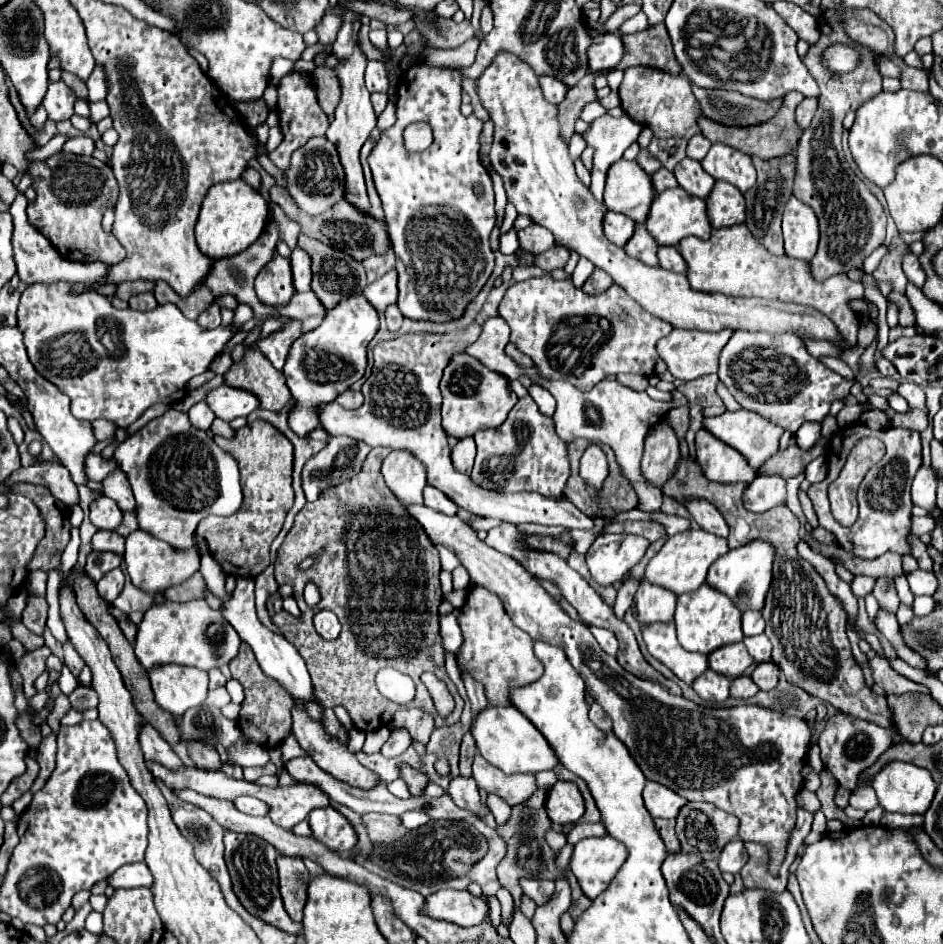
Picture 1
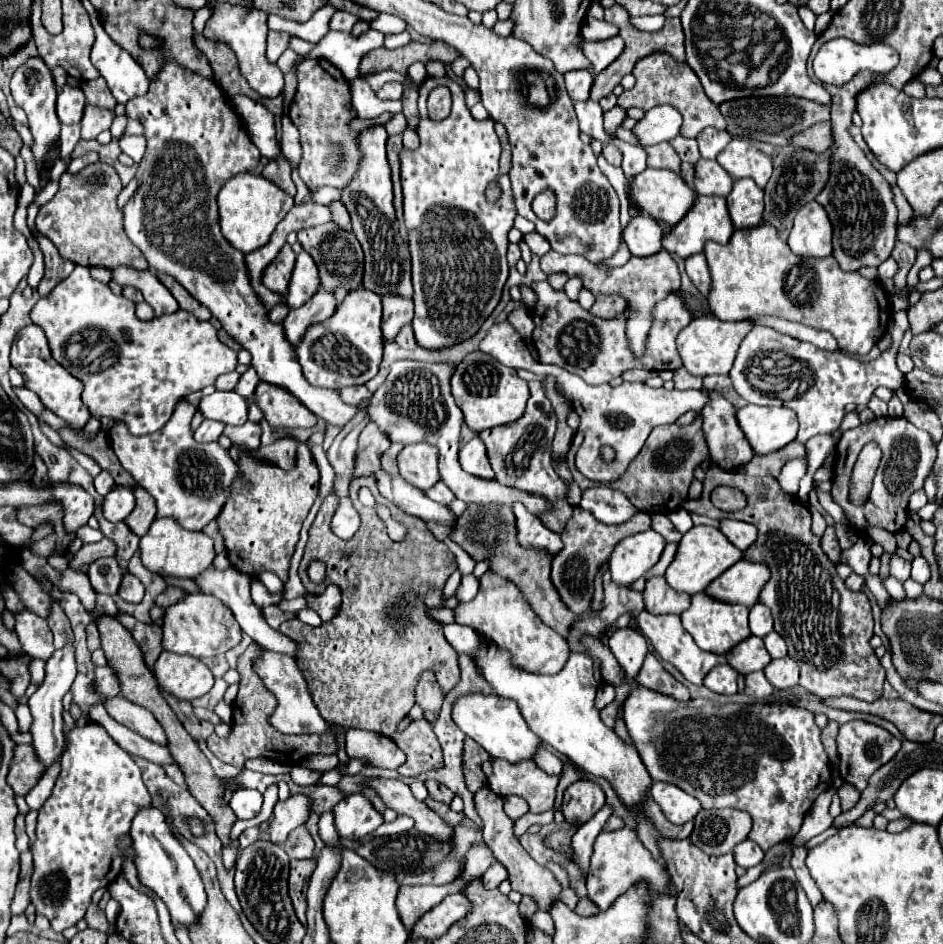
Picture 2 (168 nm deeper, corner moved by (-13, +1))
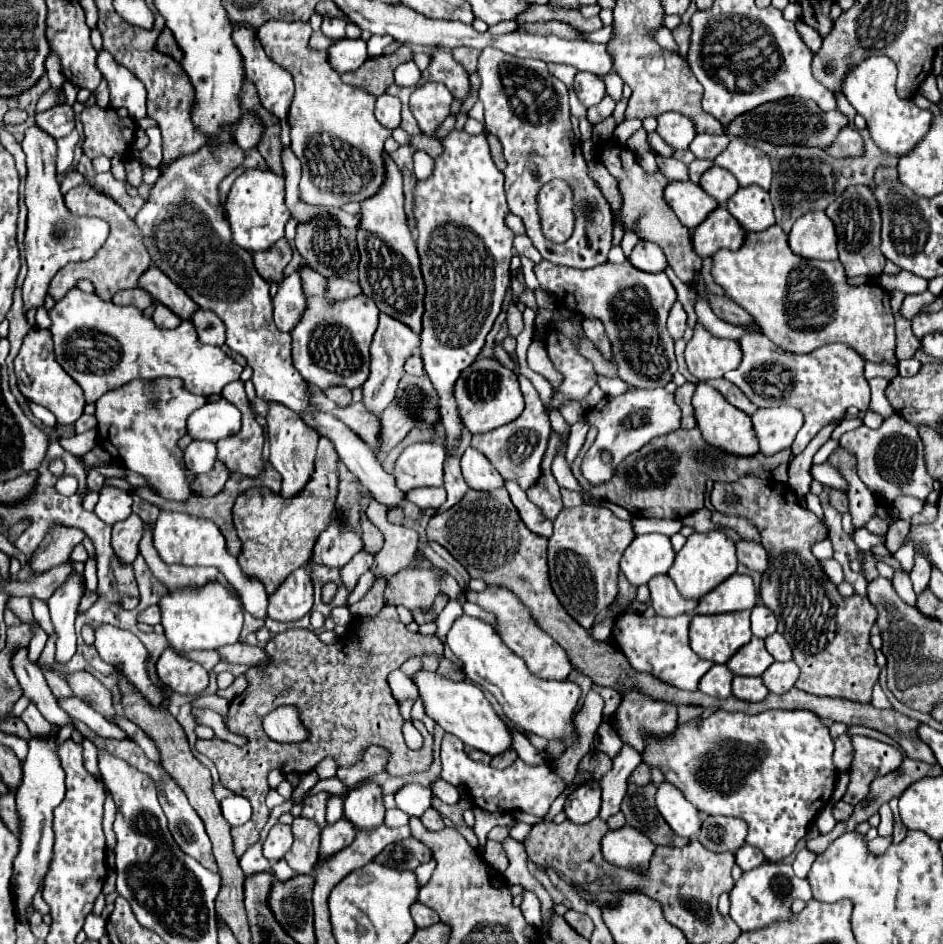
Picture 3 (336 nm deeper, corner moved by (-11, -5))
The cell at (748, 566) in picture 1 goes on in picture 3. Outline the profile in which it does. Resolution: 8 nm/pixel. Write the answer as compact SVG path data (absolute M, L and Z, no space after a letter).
M732 575L732 579L726 579L716 587L716 591L704 595L694 615L716 615L716 613L730 613L730 611L742 611L752 609L758 601L754 581L750 575Z

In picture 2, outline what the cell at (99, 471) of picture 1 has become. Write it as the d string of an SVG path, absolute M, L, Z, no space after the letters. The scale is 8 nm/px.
M102 469L102 471L94 477L94 487L96 487L96 491L98 491L102 497L112 489L112 485L114 485L114 479L112 479L112 475L110 475L106 469Z

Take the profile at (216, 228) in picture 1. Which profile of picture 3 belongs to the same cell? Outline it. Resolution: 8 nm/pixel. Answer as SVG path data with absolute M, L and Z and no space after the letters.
M248 169L232 185L226 201L226 217L232 229L232 239L246 251L264 251L284 237L284 225L290 211L284 203L284 177L272 171Z

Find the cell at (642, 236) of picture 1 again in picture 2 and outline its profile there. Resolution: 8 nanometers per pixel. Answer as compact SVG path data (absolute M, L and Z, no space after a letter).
M660 249L658 253L654 253L650 257L630 257L630 261L624 267L616 267L616 269L602 269L594 263L588 263L580 255L560 255L560 253L548 251L540 259L540 267L548 275L558 273L558 271L568 273L570 277L582 275L584 287L588 287L594 295L598 295L598 293L622 293L632 309L632 317L628 323L628 337L630 337L630 349L634 349L634 355L642 353L644 339L646 339L646 333L650 329L650 309L654 307L654 303L664 299L666 295L670 295L674 289L680 287L678 267L666 249Z

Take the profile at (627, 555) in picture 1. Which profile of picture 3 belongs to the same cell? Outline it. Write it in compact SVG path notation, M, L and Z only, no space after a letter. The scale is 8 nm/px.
M660 533L638 535L624 551L620 569L626 573L628 581L638 587L660 573L668 573L674 557L676 553L672 549L670 537Z

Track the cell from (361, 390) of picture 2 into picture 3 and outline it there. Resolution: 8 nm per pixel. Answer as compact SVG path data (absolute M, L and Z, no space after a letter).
M328 387L326 391L324 391L324 395L328 397L328 399L332 399L336 405L340 405L340 407L346 407L346 405L350 405L350 401L352 401L352 393L350 393L350 389L346 389L346 387Z

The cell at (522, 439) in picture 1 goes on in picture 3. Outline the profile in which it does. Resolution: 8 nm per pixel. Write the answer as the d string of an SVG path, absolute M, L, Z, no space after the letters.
M518 375L518 379L520 379L524 401L526 401L526 407L524 407L522 415L518 419L514 419L512 423L504 425L504 427L492 429L492 431L482 433L482 435L474 435L472 437L472 447L478 449L480 453L484 453L504 479L516 479L520 483L520 487L528 489L540 477L540 463L542 463L552 427L550 427L548 413L546 413L542 401L538 397L538 391L530 383L530 379L526 379L524 375Z

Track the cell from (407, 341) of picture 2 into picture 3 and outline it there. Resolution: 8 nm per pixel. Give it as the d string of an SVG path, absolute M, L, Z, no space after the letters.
M418 353L412 355L412 359L408 359L408 363L404 365L404 369L406 369L406 373L416 375L416 377L424 375L424 367L422 367L422 359L420 359L420 355L418 355Z

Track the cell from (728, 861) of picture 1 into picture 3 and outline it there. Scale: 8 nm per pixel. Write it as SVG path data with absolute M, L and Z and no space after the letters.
M744 845L736 851L736 865L742 871L752 871L756 867L760 867L764 863L764 855L760 849L752 847L752 845Z

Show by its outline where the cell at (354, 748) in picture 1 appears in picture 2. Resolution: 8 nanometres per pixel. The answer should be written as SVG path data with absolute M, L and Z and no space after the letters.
M339 763L337 768L324 772L324 775L316 782L316 785L336 785L343 775L339 772L339 769L346 767L346 765Z

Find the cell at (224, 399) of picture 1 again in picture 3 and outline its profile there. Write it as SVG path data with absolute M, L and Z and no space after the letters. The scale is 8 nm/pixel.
M226 399L206 403L188 417L188 435L194 441L220 441L240 431L240 411Z

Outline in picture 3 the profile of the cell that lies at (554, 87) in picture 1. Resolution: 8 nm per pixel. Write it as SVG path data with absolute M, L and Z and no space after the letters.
M578 73L574 79L574 91L578 99L584 103L584 107L598 105L606 95L604 81L594 73Z

